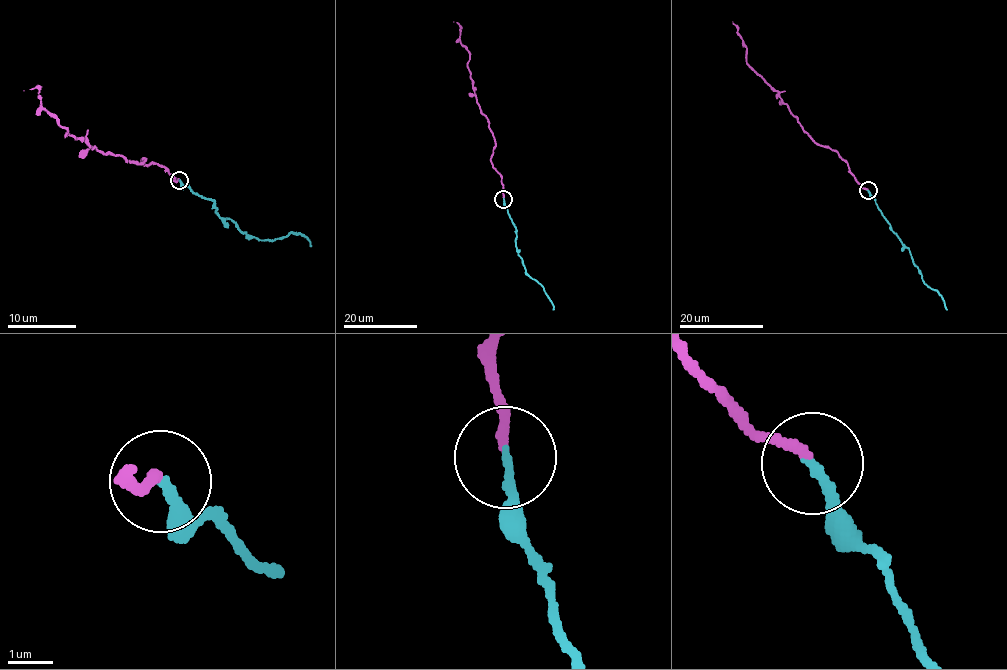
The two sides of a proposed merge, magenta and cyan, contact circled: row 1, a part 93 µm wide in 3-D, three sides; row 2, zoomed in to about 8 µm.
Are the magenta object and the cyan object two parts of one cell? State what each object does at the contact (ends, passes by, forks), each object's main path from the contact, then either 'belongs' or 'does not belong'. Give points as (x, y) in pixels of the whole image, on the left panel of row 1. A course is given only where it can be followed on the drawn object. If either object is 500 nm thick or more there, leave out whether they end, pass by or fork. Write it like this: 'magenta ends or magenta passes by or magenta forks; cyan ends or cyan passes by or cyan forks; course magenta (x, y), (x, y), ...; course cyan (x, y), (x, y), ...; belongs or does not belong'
magenta ends; cyan ends; course magenta (179, 179), (154, 163), (140, 165), (65, 134), (41, 107), (38, 89), (23, 90); course cyan (179, 179), (213, 201), (218, 215), (242, 232), (264, 240), (292, 232), (311, 246); does not belong

